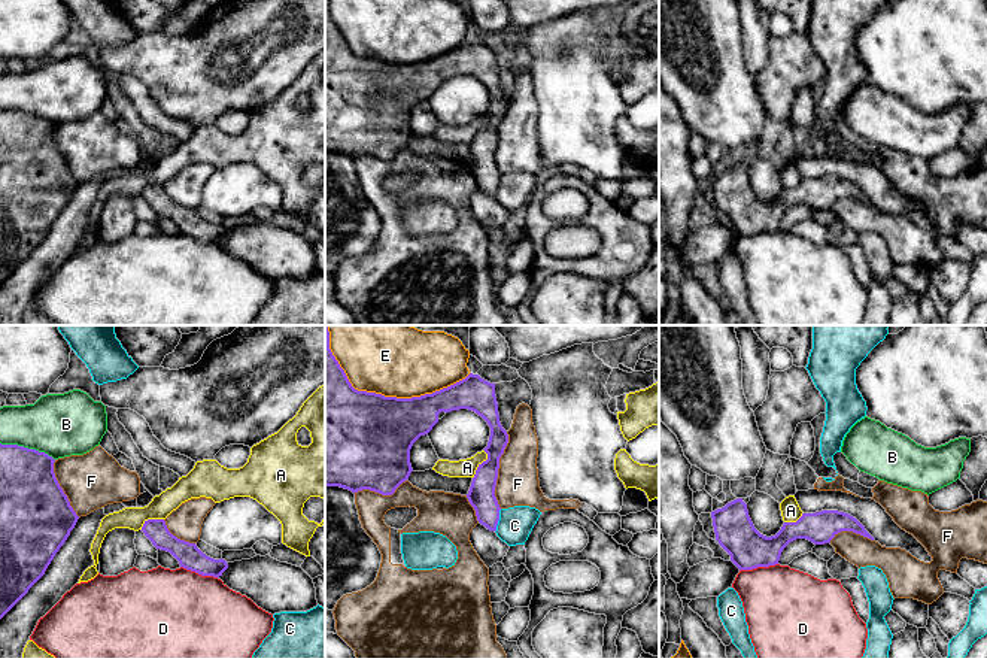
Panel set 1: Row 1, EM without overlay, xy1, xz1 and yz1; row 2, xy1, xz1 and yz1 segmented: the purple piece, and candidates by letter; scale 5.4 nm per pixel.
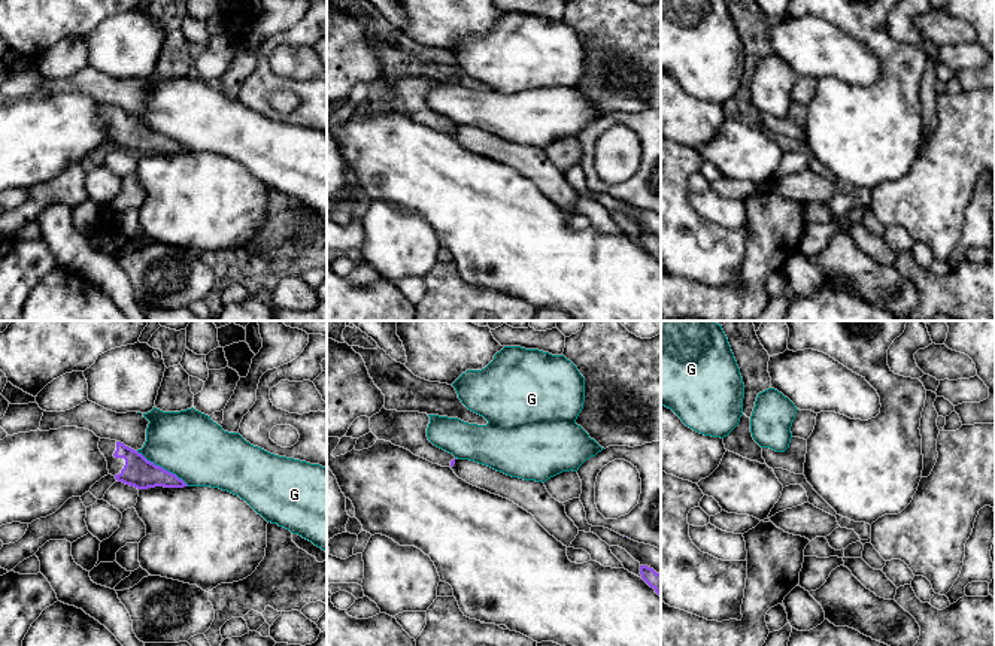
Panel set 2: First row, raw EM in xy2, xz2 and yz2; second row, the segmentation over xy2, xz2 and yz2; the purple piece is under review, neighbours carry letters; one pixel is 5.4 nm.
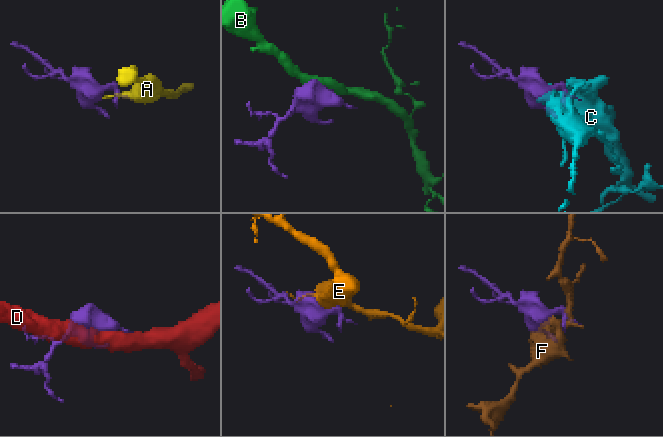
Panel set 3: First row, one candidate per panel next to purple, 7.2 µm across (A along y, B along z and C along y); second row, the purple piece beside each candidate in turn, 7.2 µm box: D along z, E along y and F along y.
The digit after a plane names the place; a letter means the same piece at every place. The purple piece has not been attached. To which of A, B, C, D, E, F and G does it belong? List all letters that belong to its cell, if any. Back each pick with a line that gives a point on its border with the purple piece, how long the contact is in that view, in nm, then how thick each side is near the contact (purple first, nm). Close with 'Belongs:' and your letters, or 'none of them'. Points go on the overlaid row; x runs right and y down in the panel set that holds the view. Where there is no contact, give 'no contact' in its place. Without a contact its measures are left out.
Belongs: none of them

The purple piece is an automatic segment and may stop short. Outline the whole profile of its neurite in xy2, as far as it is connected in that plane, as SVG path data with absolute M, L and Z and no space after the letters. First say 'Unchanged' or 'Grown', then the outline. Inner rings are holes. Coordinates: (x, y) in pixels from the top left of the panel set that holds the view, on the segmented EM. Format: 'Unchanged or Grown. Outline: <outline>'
Grown. Outline: M100 439L98 449L107 461L109 474L112 474L118 482L134 486L137 489L148 489L155 486L188 486L176 474L164 470L160 465L155 465L142 454L121 442Z

